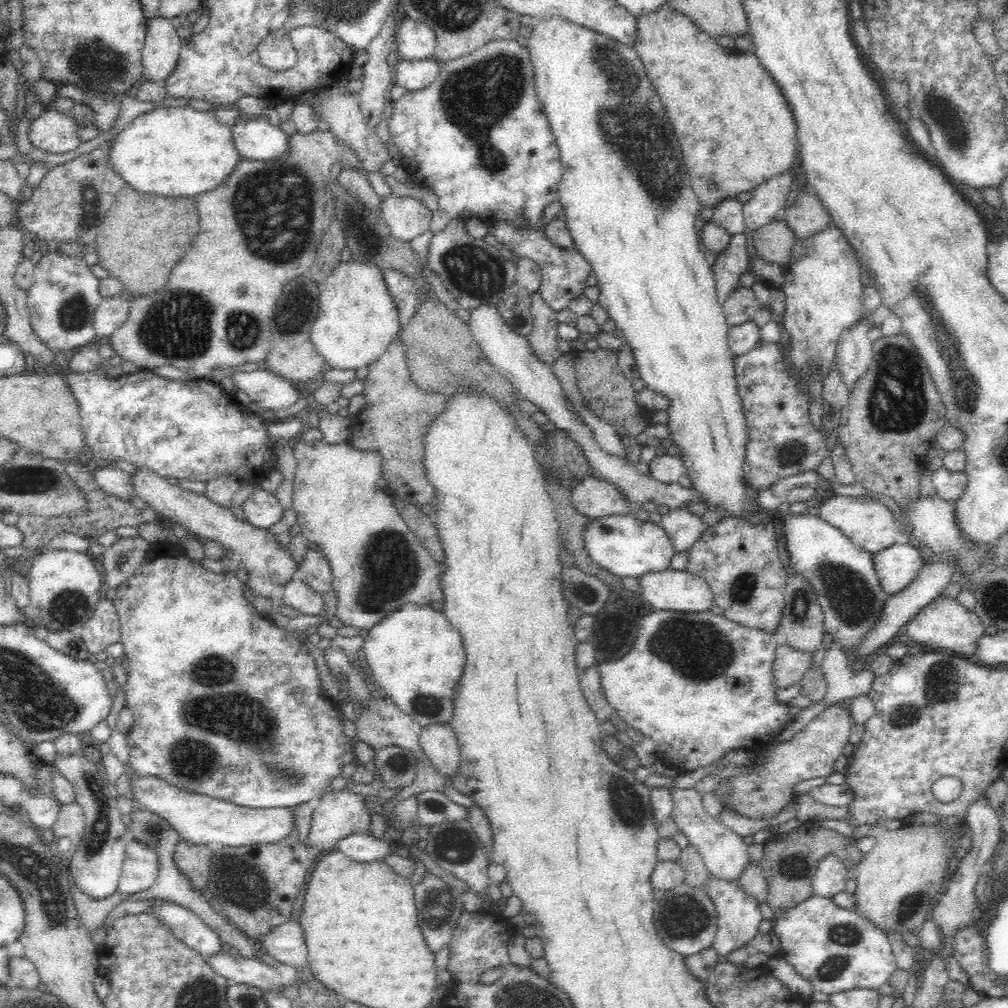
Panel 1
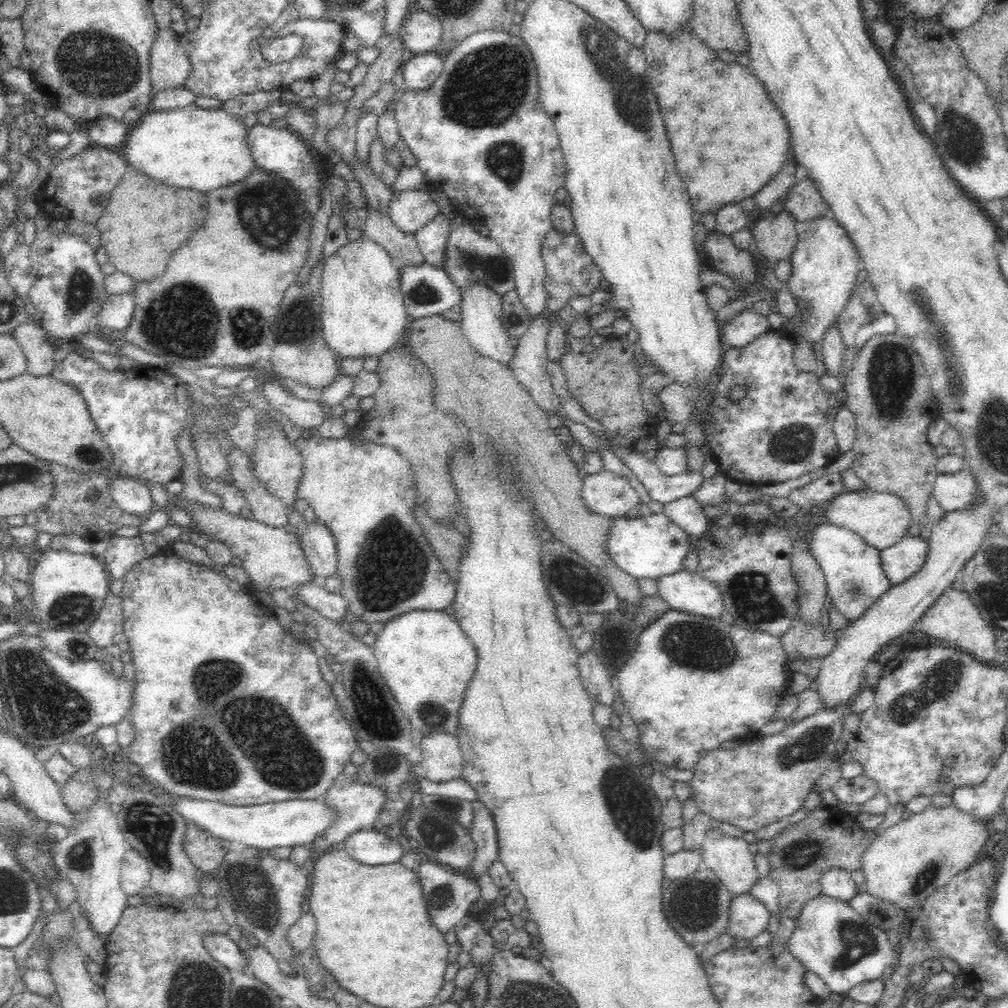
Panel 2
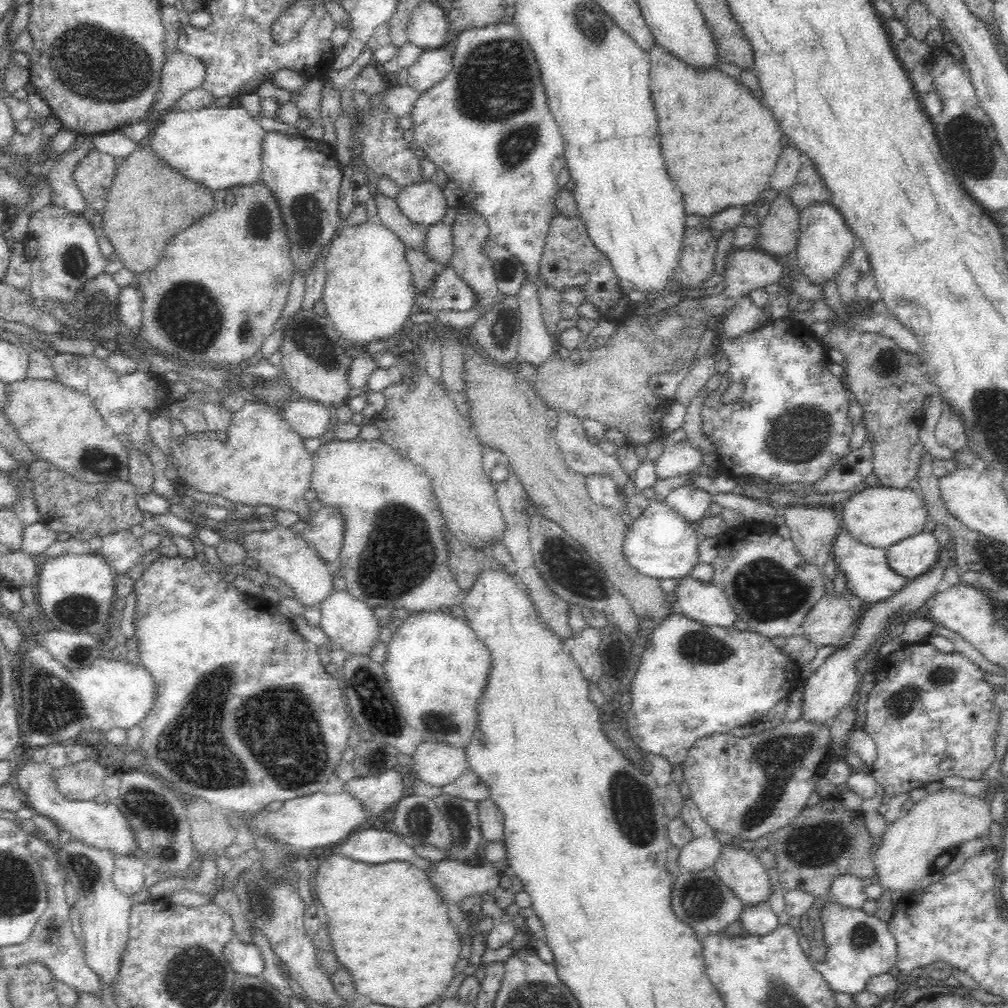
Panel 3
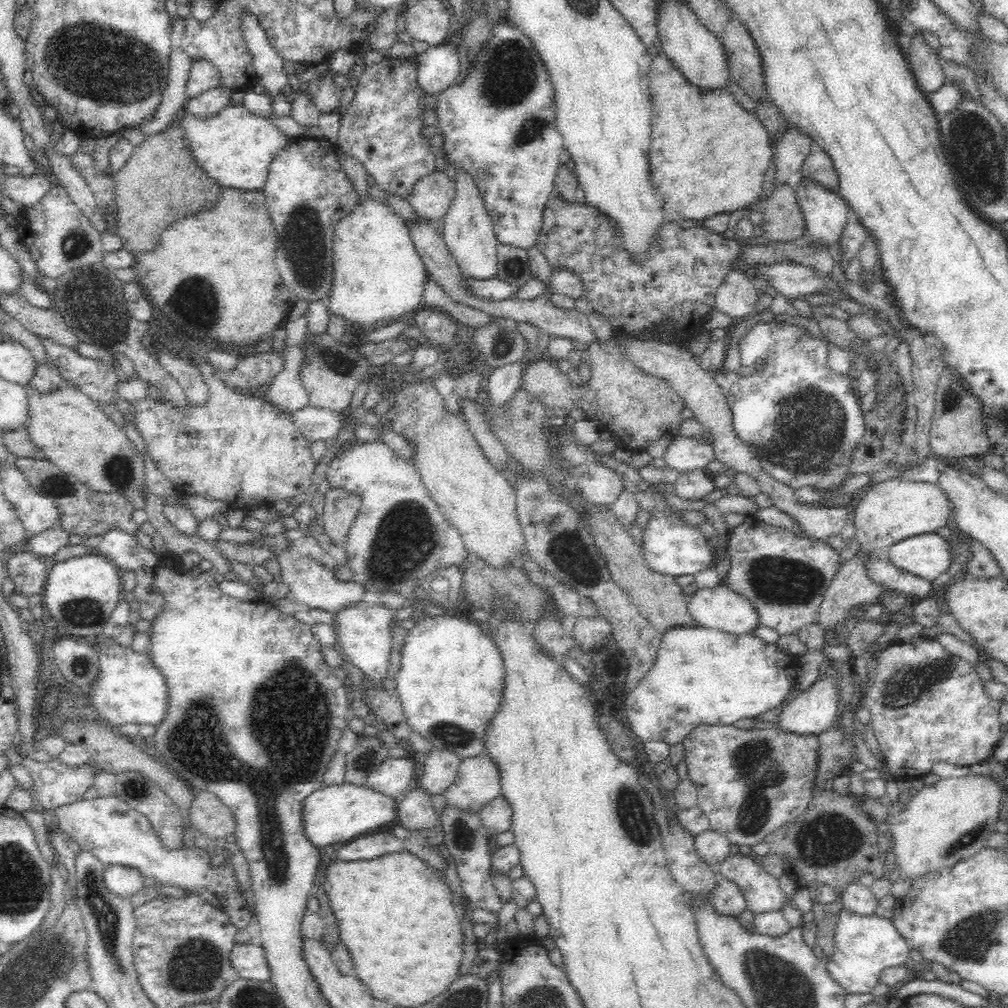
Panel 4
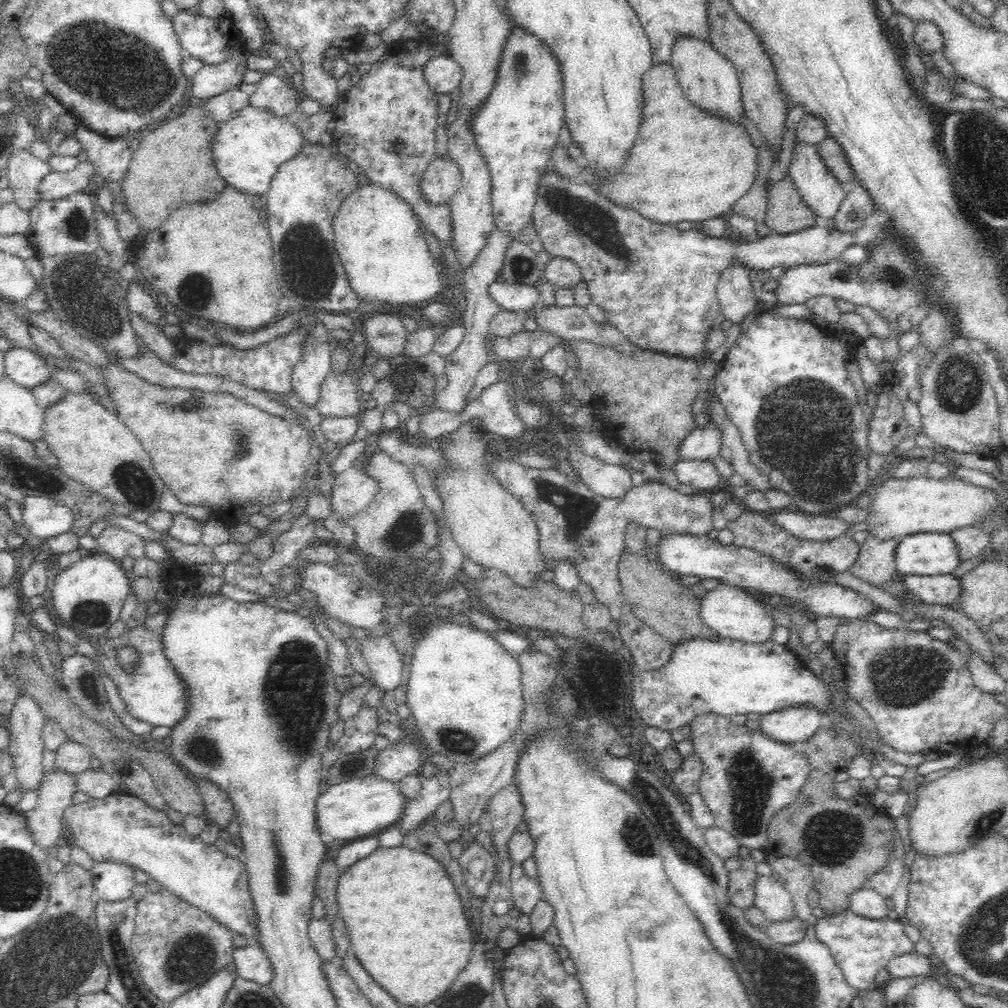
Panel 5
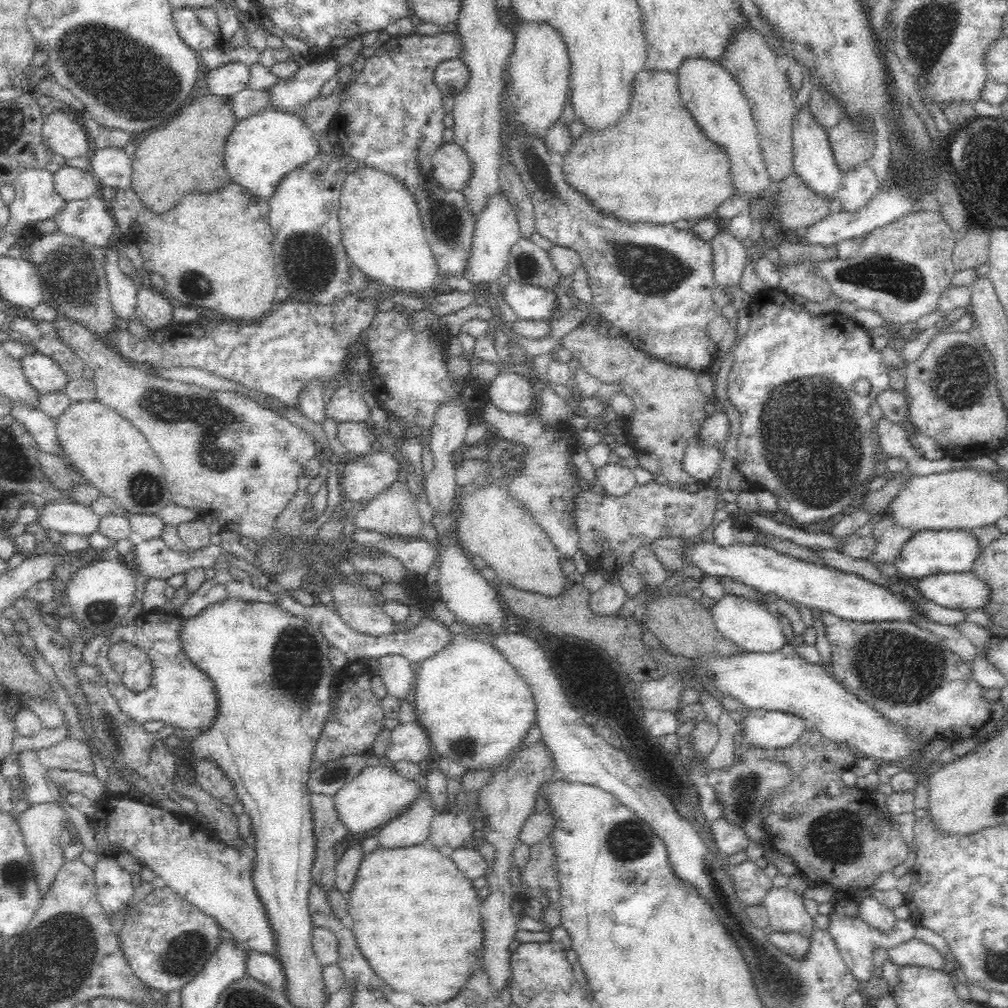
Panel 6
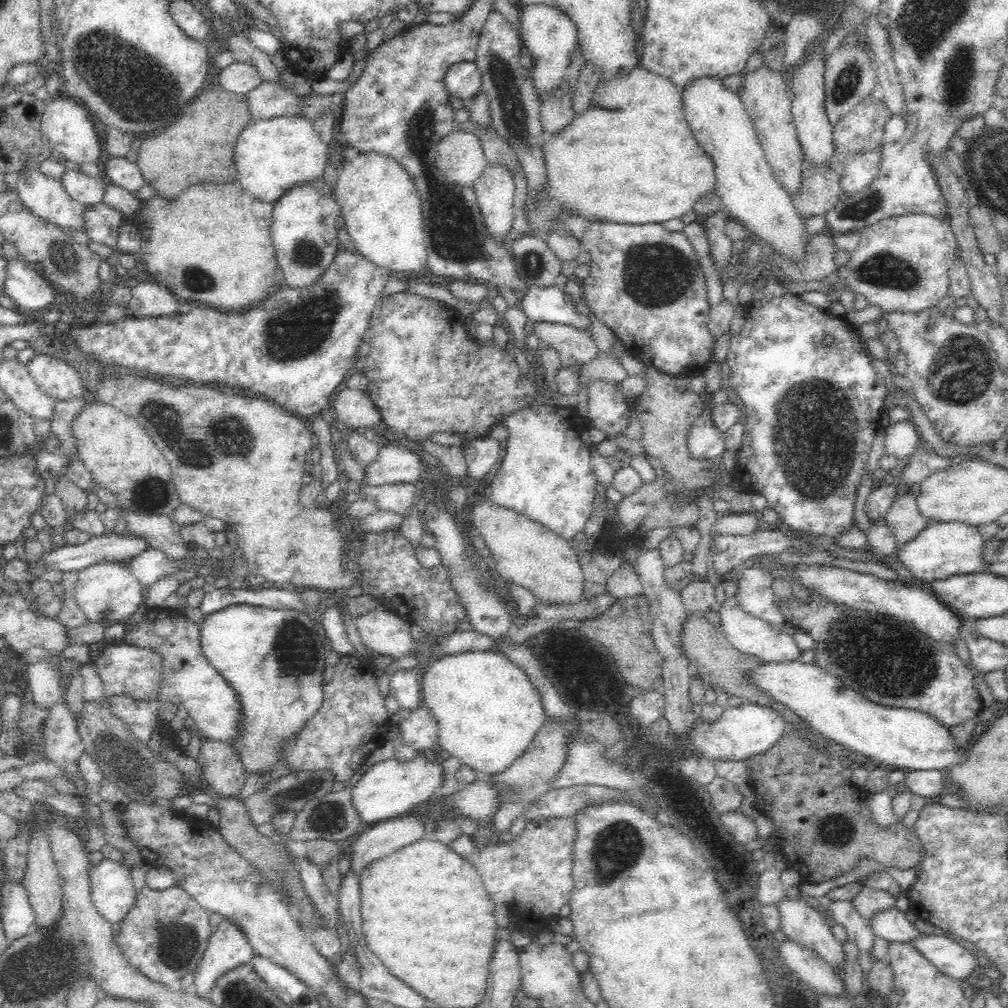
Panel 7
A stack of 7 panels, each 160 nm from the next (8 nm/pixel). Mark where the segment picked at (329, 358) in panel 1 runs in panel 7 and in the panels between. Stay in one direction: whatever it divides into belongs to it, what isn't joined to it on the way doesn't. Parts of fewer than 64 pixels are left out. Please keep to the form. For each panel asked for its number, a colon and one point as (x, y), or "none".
2: (363, 313)
3: (370, 294)
4: (379, 275)
5: (377, 234)
6: (382, 233)
7: (381, 206)

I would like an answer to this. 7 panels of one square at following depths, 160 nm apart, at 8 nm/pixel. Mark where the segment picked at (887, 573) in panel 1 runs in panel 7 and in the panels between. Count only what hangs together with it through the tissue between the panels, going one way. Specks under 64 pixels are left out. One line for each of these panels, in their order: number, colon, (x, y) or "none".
2: (901, 560)
3: (913, 556)
4: (927, 555)
5: (925, 553)
6: (929, 552)
7: (943, 549)

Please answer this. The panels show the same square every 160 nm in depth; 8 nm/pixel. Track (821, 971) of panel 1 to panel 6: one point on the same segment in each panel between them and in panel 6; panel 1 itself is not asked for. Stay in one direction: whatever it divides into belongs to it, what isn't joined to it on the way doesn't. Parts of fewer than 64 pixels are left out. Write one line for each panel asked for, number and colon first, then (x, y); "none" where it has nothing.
2: (838, 944)
3: (860, 946)
4: (864, 946)
5: (860, 945)
6: (855, 939)

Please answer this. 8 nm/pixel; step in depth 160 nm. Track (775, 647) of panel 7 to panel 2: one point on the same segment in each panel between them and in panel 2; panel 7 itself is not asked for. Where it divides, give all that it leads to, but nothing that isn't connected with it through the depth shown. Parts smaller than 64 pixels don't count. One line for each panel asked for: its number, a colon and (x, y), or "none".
2: (686, 591)
3: (705, 602)
4: (721, 608)
5: (729, 612)
6: (746, 623)

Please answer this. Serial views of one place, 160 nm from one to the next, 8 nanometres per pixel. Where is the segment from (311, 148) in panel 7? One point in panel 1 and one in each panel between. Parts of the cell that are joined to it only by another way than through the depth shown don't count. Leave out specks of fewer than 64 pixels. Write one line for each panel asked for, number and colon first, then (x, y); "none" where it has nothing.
1: (177, 151)
2: (193, 147)
3: (221, 147)
4: (236, 147)
5: (249, 149)
6: (263, 149)

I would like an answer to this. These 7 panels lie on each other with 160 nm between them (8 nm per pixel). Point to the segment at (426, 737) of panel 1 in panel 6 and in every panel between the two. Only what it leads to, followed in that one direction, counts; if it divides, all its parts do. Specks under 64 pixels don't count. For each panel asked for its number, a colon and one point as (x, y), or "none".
2: (442, 760)
3: (438, 764)
4: (441, 767)
5: (422, 807)
6: (412, 827)

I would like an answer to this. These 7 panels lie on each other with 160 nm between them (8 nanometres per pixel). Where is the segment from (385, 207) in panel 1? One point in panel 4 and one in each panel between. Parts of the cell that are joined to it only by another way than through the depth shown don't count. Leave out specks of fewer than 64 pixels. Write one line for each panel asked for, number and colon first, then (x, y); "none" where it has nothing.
2: (410, 209)
3: (424, 202)
4: (431, 196)

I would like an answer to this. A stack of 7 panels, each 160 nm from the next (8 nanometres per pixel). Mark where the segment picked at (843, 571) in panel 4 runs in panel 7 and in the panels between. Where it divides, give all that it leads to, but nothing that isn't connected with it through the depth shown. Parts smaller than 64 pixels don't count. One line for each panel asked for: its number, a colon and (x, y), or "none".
5: (876, 562)
6: (892, 536)
7: (904, 518)

